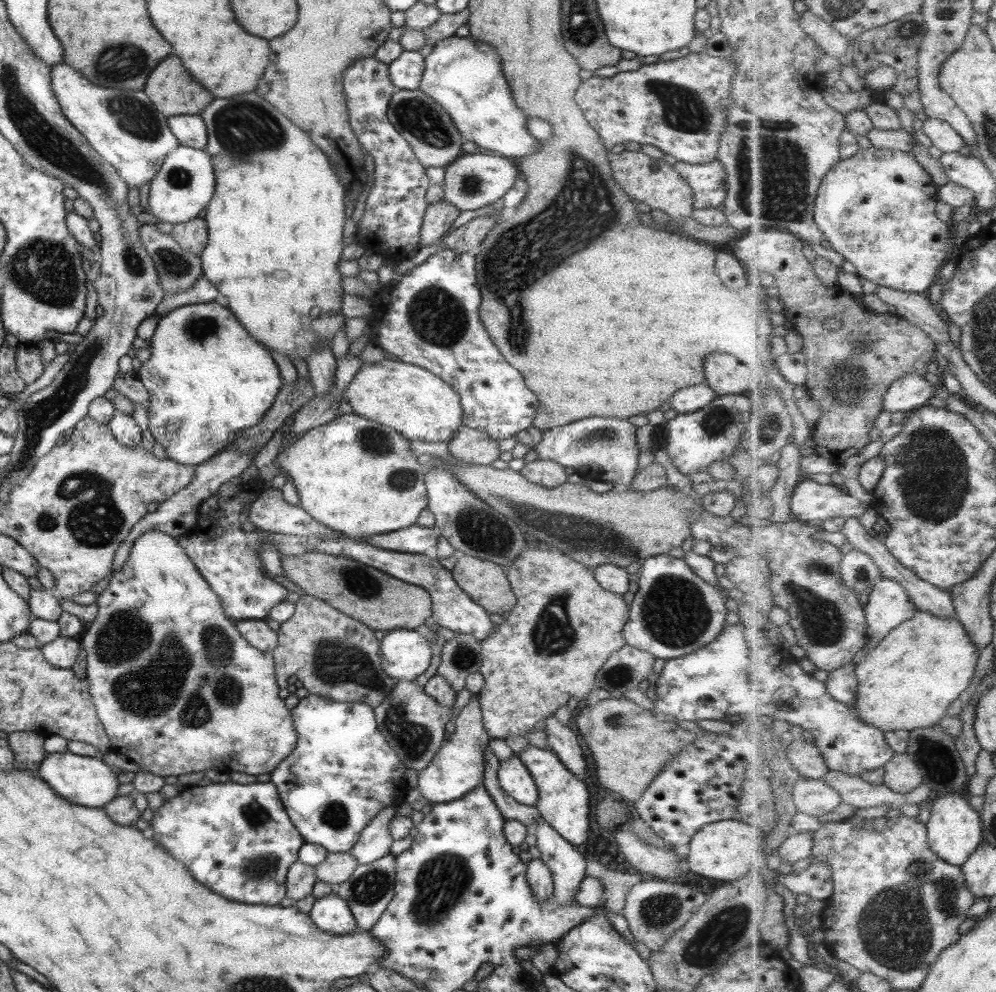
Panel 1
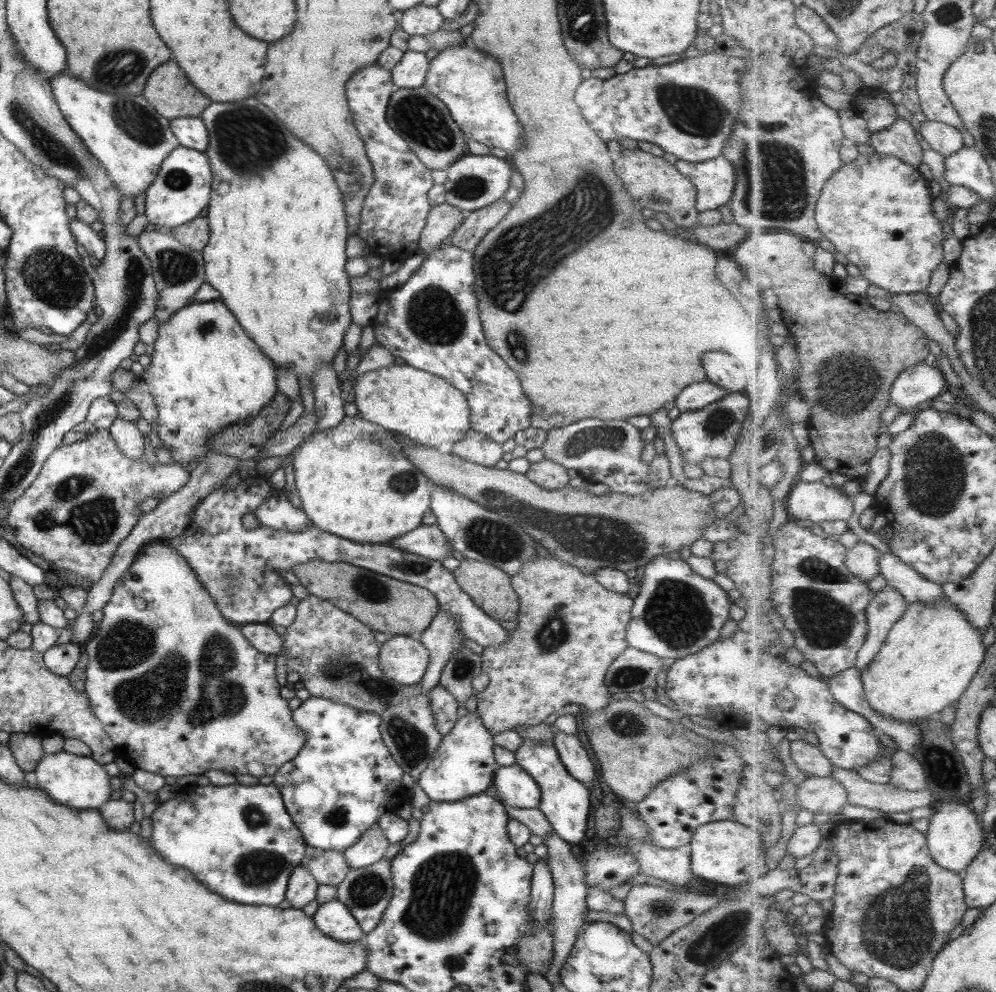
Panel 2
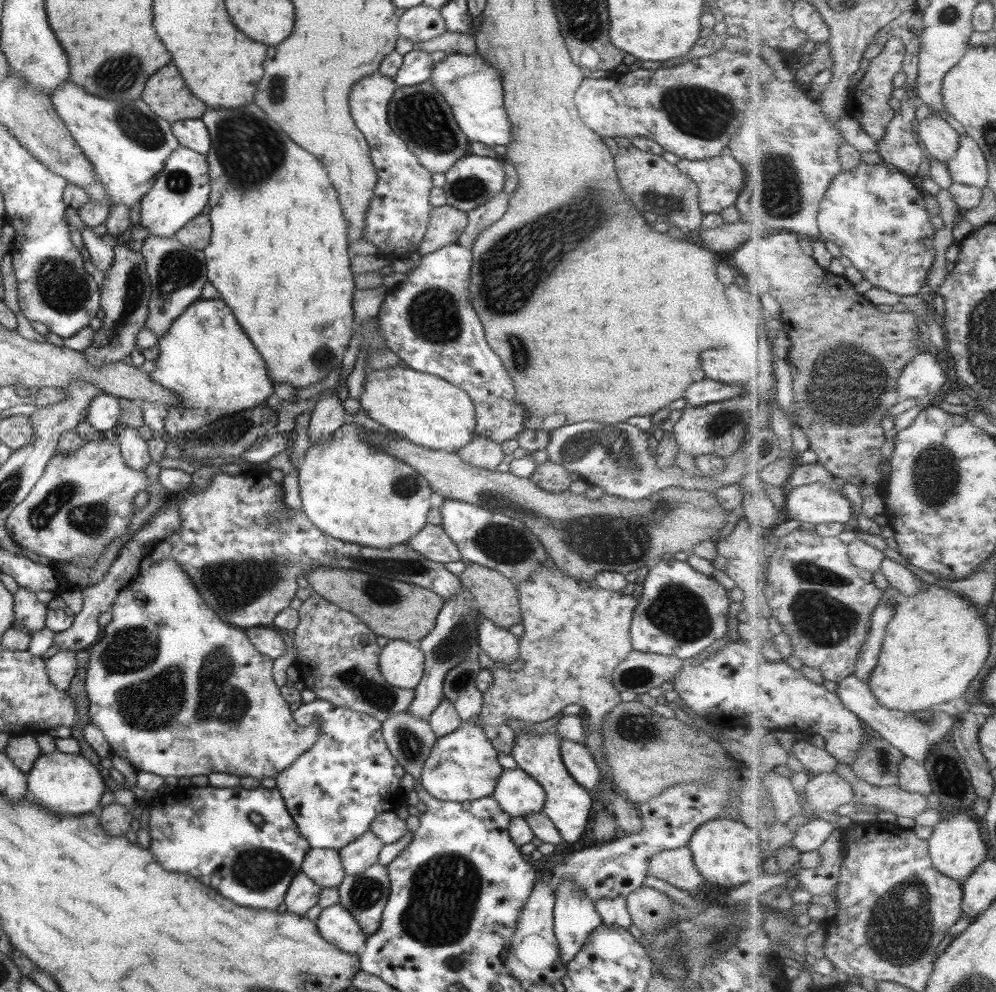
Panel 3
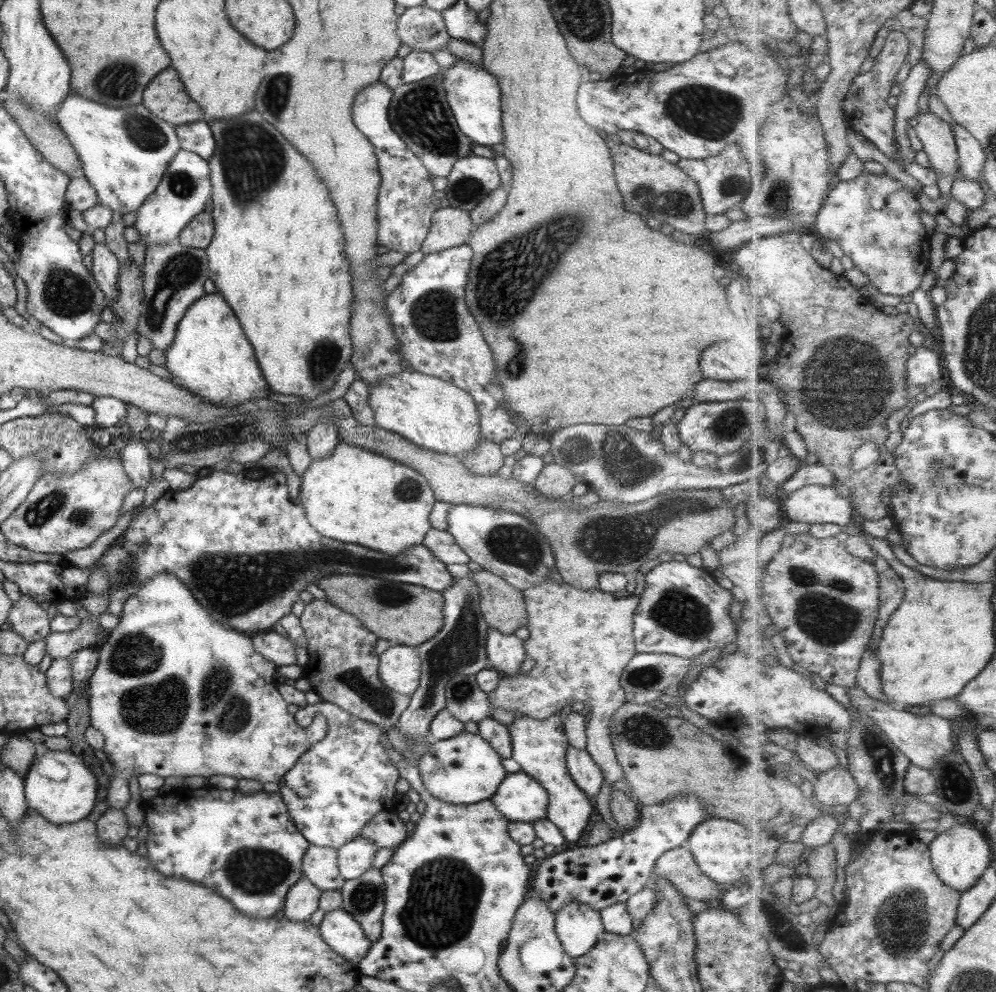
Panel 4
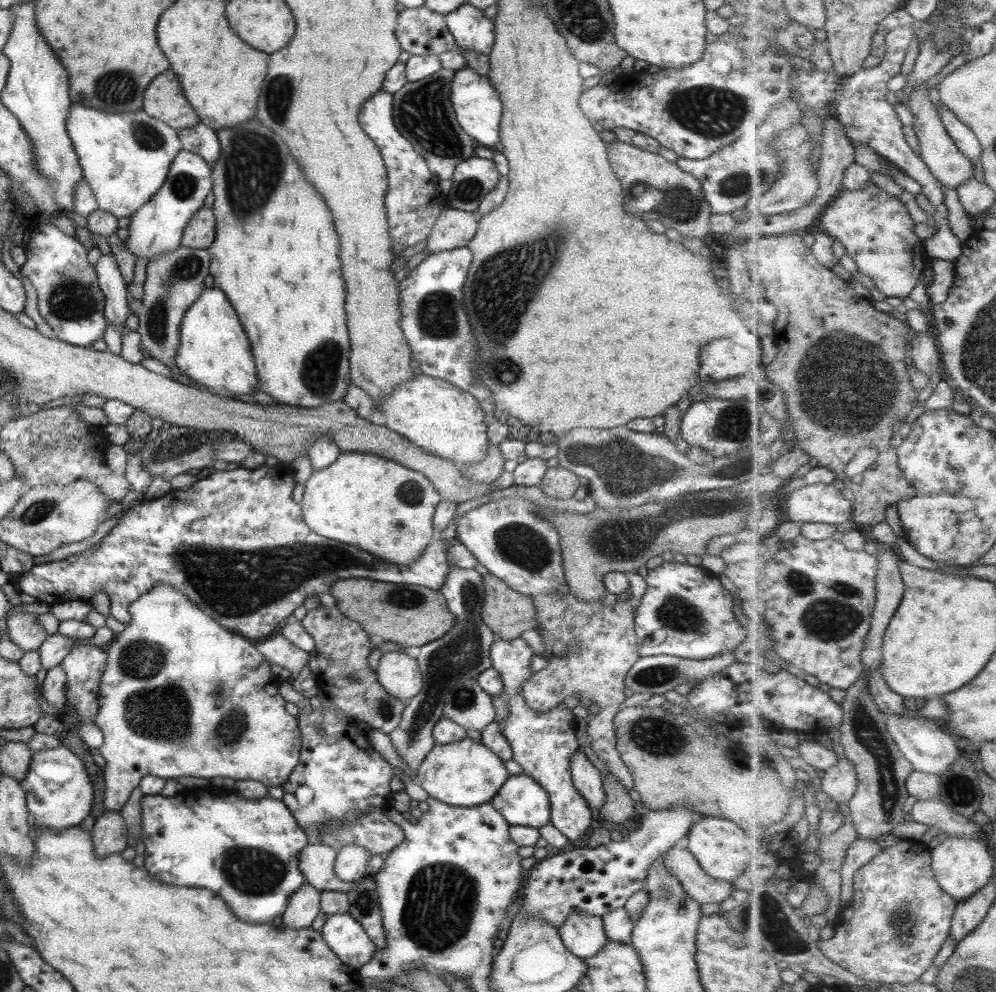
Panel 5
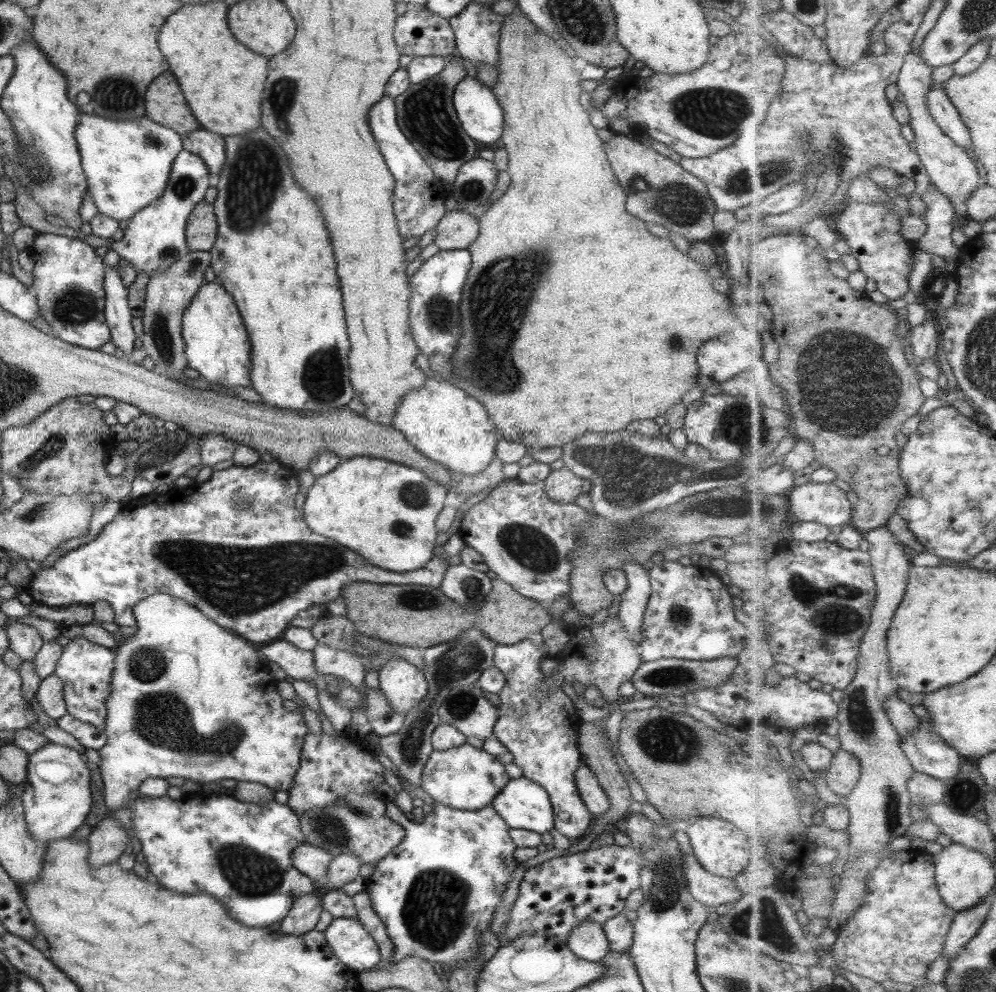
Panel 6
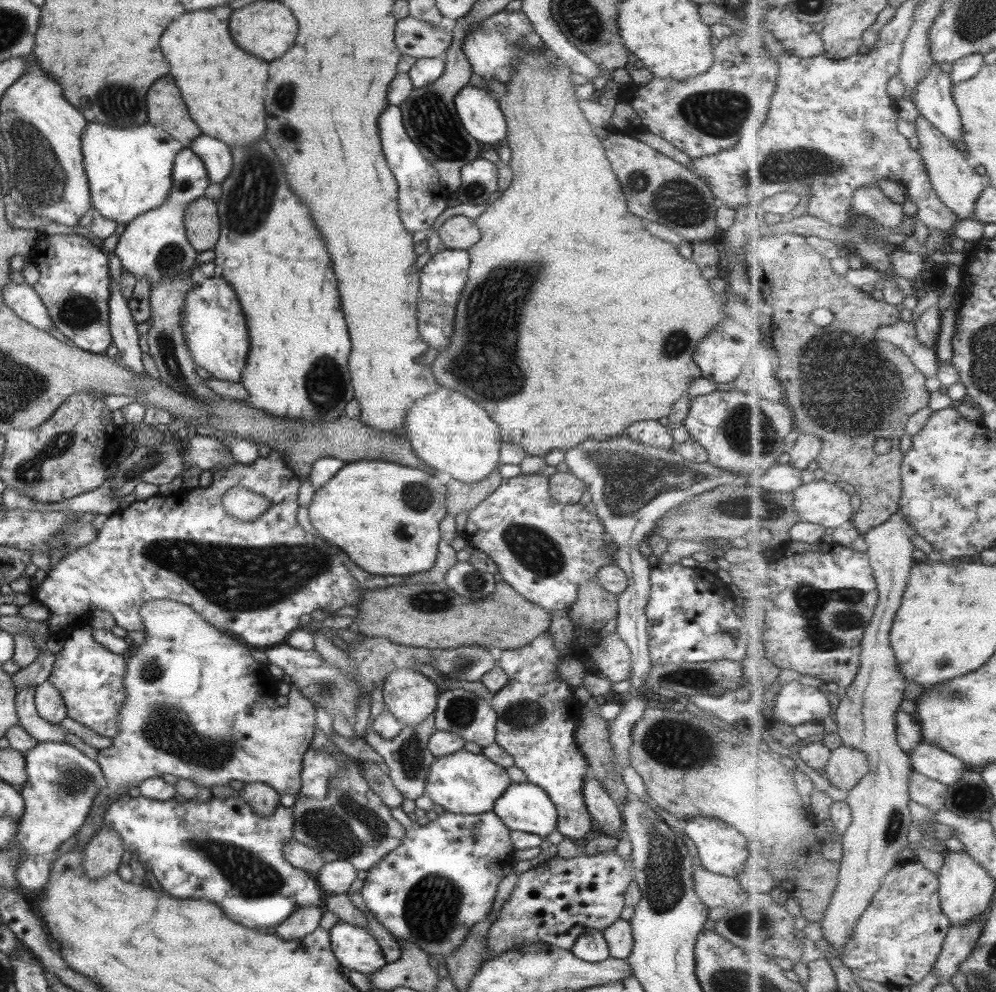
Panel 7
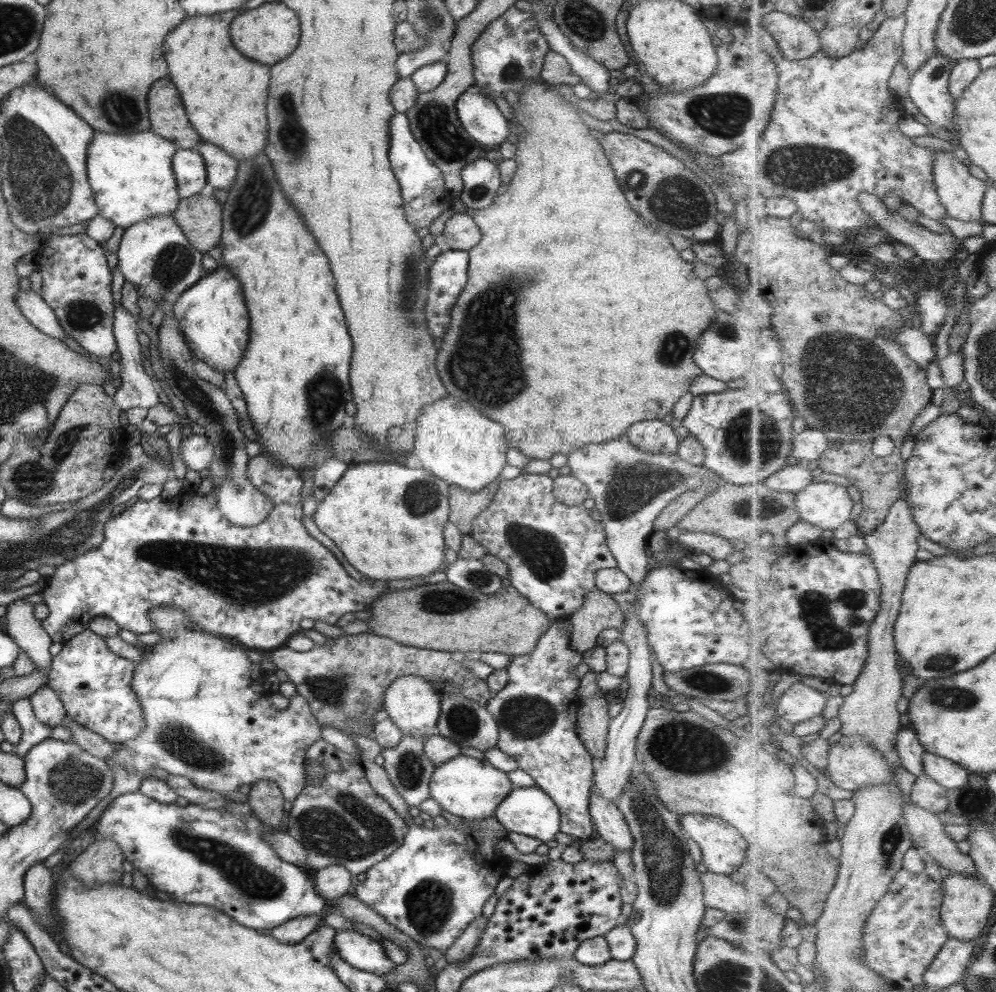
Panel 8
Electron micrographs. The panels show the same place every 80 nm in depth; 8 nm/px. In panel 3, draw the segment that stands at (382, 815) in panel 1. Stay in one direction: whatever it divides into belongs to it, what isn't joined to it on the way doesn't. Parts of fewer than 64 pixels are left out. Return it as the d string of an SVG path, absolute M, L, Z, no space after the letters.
M365 831L359 838L338 850L341 866L346 875L357 874L377 863L377 854L382 842L371 831Z

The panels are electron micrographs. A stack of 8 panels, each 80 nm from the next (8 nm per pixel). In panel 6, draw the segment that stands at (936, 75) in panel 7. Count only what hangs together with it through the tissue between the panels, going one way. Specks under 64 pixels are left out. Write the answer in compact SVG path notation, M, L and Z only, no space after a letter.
M944 83L942 85L932 84L928 94L927 108L929 108L929 114L933 116L933 120L939 123L943 132L951 140L954 140L955 144L958 144L961 148L973 149L970 130L964 120L961 119L961 114L953 105L952 99L949 98Z

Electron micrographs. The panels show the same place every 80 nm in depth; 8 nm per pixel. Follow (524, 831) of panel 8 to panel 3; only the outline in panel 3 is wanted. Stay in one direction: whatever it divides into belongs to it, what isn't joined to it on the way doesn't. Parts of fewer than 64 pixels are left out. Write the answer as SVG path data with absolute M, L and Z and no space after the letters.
M520 768L501 769L494 791L493 800L510 818L540 811L544 801L544 790Z

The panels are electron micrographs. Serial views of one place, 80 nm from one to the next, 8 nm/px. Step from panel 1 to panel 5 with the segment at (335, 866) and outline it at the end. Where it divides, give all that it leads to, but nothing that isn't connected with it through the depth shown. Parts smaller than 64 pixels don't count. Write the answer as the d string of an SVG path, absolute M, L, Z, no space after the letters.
M317 842L302 847L298 856L298 869L315 890L345 893L358 881L342 881L333 872L336 853L334 848Z

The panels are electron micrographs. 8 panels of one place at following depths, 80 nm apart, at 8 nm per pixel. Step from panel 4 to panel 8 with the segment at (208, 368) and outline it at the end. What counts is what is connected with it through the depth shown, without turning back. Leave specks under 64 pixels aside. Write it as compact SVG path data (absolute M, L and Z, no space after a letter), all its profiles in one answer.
M218 264L213 271L198 278L190 287L174 298L174 319L179 332L183 335L185 346L197 360L204 362L211 370L217 372L233 372L242 359L248 344L247 309L243 304L243 295L237 279L224 267Z

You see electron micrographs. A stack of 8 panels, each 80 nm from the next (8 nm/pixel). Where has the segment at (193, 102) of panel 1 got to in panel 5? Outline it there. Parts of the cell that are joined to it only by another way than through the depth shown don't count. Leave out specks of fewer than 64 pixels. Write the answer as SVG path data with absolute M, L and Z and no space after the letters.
M171 70L155 76L143 92L143 112L173 127L185 128L195 126L199 118L189 102L183 98L183 90Z

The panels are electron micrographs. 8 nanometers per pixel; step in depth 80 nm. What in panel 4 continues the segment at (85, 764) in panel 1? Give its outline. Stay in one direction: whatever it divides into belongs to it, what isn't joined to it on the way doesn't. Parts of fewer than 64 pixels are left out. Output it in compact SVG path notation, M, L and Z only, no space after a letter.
M70 751L36 753L23 777L24 801L29 811L51 824L69 824L85 818L93 809L97 782L88 766Z

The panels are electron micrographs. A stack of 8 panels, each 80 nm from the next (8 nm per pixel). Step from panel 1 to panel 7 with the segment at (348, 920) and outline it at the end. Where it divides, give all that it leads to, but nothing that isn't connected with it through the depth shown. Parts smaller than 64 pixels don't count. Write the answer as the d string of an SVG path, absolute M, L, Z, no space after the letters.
M337 921L329 928L331 953L345 969L371 974L386 965L380 947L367 930Z

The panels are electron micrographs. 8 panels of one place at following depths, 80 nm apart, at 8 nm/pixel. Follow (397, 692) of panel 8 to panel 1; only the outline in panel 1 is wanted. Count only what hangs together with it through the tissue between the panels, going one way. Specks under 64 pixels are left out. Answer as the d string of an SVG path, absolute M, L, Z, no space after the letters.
M420 629L388 630L380 640L381 666L392 679L413 680L429 666L431 648Z

